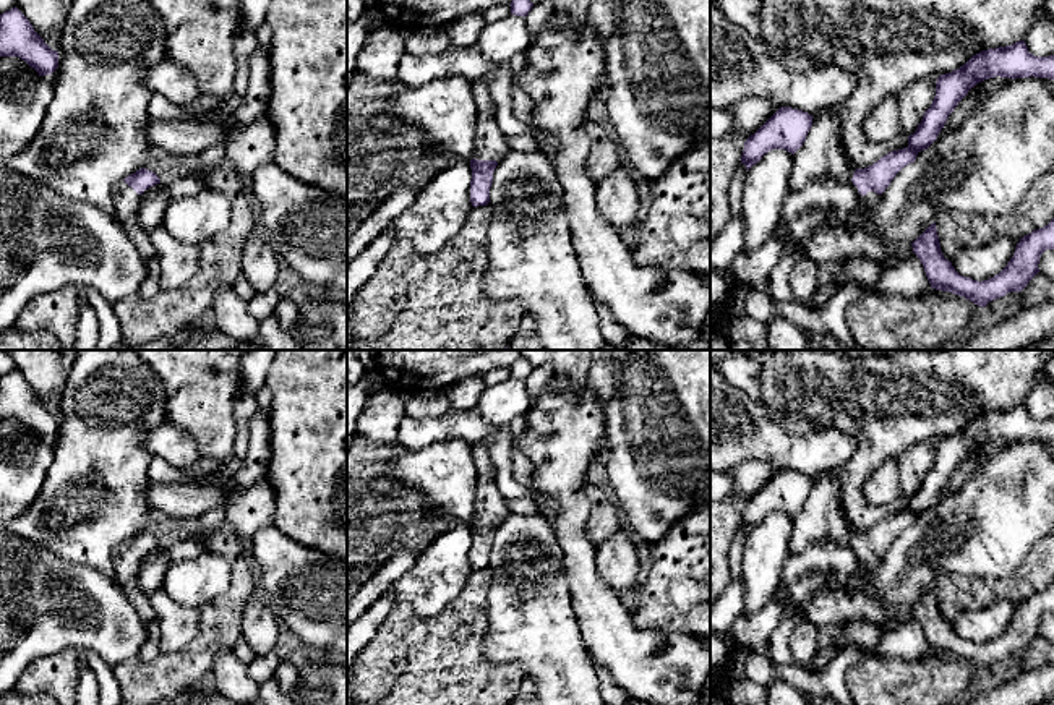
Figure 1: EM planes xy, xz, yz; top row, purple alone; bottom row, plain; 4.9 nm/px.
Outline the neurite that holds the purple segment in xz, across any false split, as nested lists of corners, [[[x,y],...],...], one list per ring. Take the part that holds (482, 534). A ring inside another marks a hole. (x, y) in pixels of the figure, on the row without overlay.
[[[488,442],[470,444],[477,468],[477,501],[470,523],[470,566],[473,570],[490,566],[493,535],[498,525],[511,514],[508,499],[499,493]]]

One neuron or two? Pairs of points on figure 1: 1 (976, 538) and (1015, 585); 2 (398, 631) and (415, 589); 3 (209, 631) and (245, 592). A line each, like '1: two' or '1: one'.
1: two
2: two
3: one

